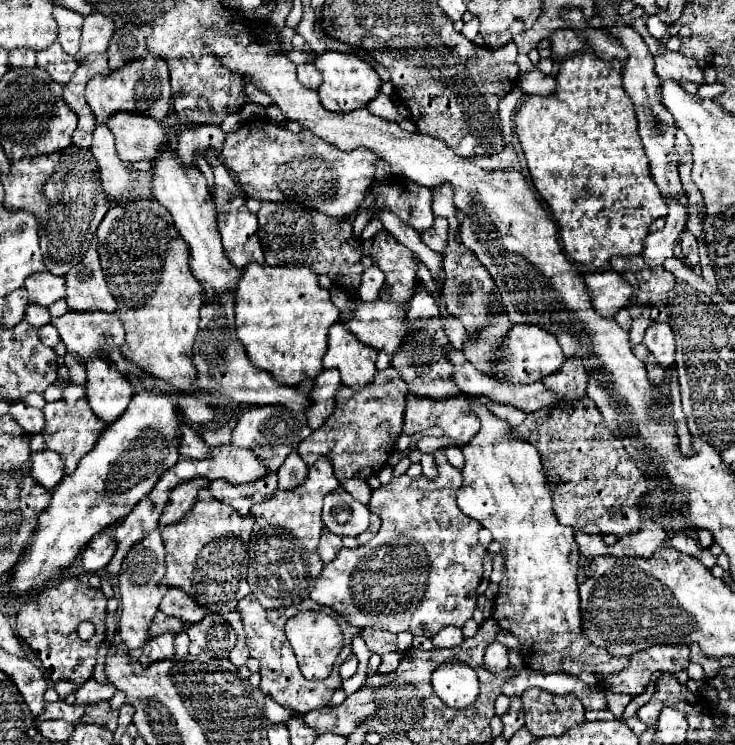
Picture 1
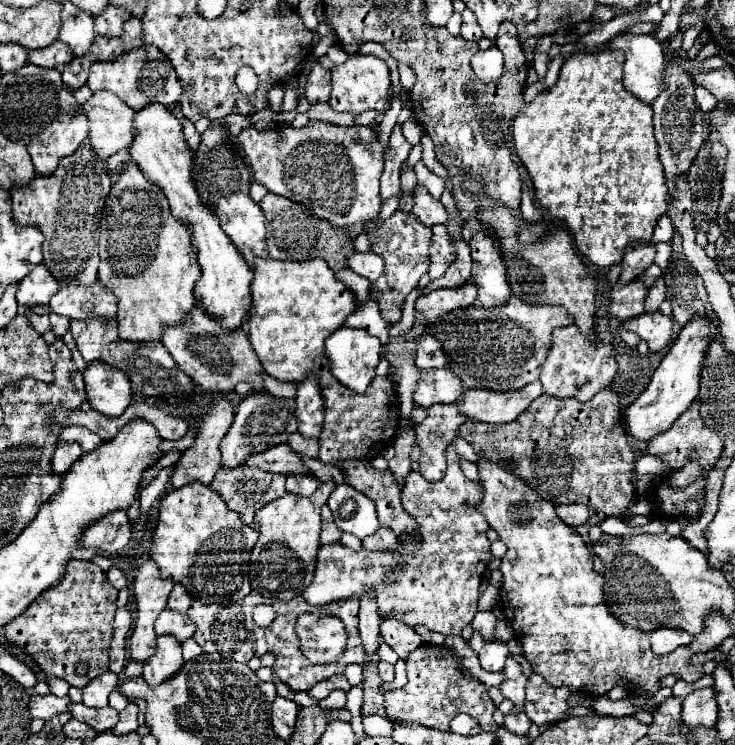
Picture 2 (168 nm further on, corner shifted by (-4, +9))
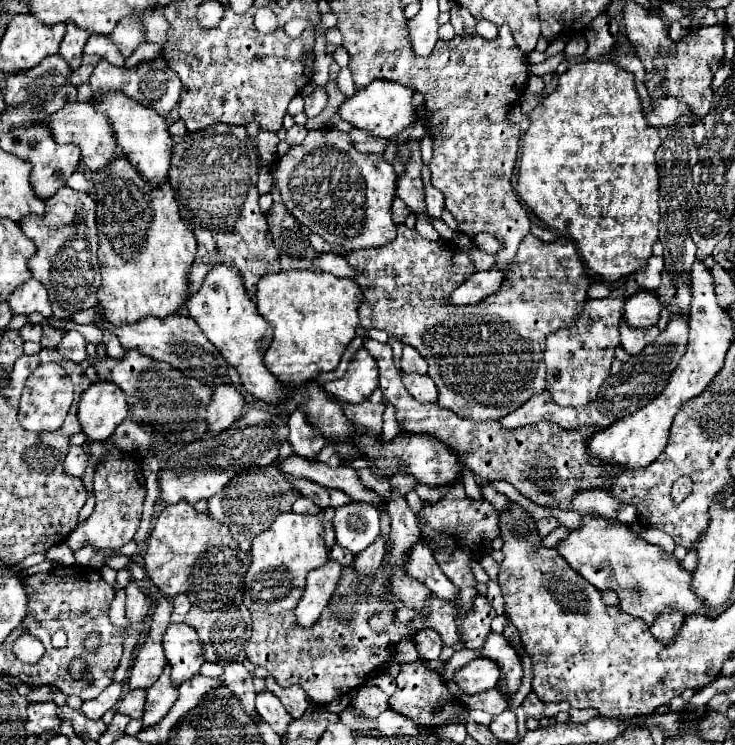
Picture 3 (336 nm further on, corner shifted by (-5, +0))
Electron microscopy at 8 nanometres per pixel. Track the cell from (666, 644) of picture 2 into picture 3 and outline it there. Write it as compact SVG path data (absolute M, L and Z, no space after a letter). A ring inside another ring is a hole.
M668 612L668 614L660 614L660 618L656 618L650 626L652 636L656 636L662 642L668 642L682 626L684 622L684 614L676 614L676 612Z

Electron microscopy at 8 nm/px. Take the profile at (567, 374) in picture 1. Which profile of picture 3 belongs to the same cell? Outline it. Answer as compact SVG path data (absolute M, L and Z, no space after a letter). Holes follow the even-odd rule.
M624 286L620 296L612 294L602 300L586 300L580 318L566 328L552 332L546 338L544 362L548 368L548 390L560 406L588 406L596 398L598 388L610 376L610 364L614 360L614 350L620 346L618 324L622 320L624 308Z

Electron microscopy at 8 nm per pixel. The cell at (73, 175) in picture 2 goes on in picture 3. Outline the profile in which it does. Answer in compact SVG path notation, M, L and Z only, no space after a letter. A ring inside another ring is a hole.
M60 188L46 200L46 216L26 216L20 222L22 232L36 244L36 254L28 258L28 270L40 280L50 296L52 316L68 320L76 310L96 308L96 292L100 288L100 270L96 260L96 200L72 188Z

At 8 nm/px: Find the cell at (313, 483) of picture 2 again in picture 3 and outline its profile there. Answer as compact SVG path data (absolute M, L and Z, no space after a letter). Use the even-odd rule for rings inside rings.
M298 498L296 502L294 502L294 506L292 506L292 512L296 512L296 514L318 514L320 512L320 508L310 500L310 498Z

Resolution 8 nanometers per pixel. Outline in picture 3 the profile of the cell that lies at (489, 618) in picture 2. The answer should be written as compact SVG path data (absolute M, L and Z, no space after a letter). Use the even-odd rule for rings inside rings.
M490 634L484 642L482 652L488 658L494 658L498 666L502 668L502 674L506 676L506 684L510 694L514 694L522 684L522 662L518 652L506 642L502 634Z

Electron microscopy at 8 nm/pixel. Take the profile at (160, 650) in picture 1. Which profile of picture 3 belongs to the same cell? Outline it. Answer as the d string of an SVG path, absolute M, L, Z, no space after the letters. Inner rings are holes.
M166 666L164 674L158 678L158 682L146 690L146 706L144 706L144 716L142 716L142 728L156 726L170 712L176 698L178 698L178 690L172 686L168 666Z

